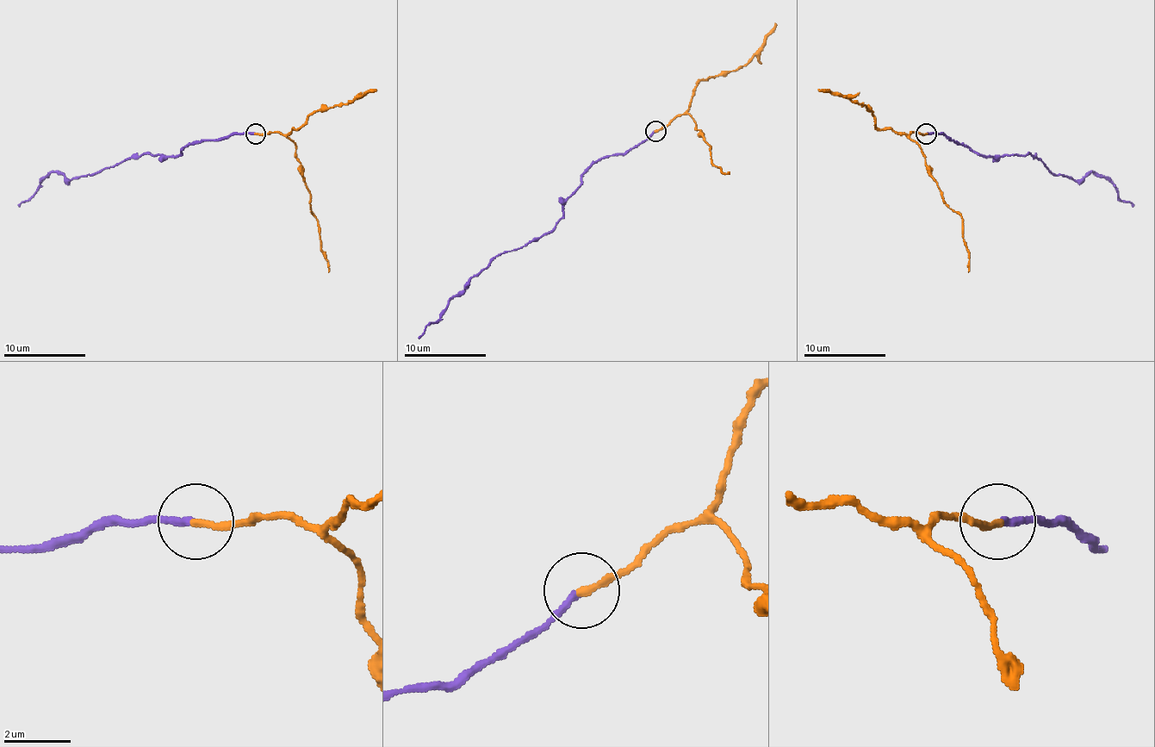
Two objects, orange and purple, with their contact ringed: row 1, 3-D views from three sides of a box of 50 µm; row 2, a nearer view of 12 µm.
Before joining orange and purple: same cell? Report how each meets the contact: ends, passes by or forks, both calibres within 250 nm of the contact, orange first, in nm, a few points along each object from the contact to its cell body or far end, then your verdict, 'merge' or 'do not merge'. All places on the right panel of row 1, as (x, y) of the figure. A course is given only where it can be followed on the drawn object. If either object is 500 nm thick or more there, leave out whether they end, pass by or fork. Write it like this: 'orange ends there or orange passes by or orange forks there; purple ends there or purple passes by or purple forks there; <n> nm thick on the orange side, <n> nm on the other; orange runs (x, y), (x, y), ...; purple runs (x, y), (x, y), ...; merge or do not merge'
orange ends there; purple ends there; 240 nm thick on the orange side, 190 nm on the other; orange runs (925, 133), (909, 134), (942, 201), (962, 219), (962, 239), (969, 254), (969, 272); purple runs (928, 133), (942, 133), (983, 155), (1030, 153), (1053, 174), (1080, 180), (1094, 171), (1104, 176), (1133, 207); do not merge

